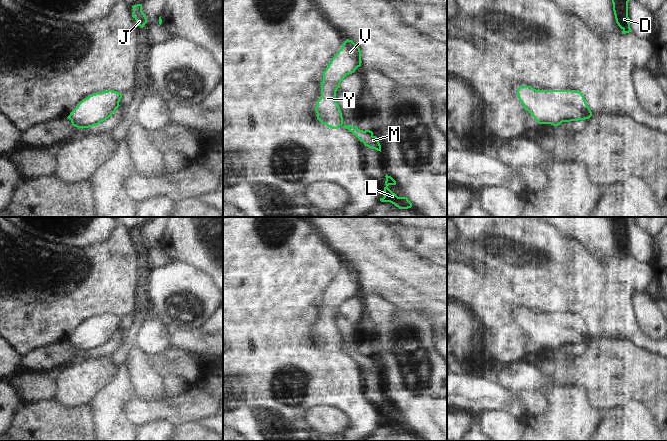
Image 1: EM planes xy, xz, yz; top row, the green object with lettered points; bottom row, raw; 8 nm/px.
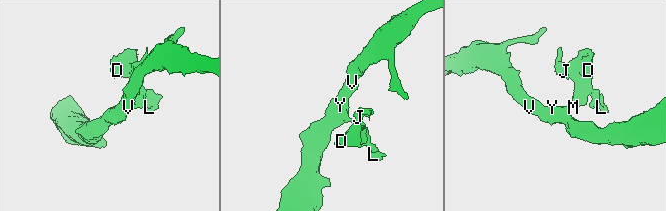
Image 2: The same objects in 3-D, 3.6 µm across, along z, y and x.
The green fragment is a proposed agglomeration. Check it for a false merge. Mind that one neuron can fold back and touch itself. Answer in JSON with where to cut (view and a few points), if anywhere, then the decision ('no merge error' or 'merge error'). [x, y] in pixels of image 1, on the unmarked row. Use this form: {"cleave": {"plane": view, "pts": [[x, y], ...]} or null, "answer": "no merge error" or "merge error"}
{"cleave": null, "answer": "no merge error"}

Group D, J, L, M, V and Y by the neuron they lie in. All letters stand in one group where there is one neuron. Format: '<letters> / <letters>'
D J L M V Y

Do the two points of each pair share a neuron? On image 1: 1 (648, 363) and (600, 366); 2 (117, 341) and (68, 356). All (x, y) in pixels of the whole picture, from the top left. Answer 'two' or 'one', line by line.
1: one
2: one

